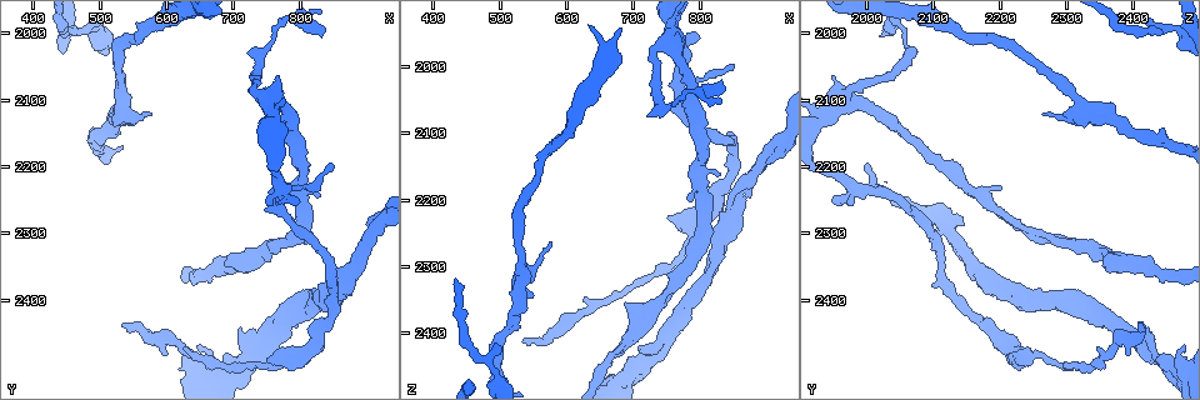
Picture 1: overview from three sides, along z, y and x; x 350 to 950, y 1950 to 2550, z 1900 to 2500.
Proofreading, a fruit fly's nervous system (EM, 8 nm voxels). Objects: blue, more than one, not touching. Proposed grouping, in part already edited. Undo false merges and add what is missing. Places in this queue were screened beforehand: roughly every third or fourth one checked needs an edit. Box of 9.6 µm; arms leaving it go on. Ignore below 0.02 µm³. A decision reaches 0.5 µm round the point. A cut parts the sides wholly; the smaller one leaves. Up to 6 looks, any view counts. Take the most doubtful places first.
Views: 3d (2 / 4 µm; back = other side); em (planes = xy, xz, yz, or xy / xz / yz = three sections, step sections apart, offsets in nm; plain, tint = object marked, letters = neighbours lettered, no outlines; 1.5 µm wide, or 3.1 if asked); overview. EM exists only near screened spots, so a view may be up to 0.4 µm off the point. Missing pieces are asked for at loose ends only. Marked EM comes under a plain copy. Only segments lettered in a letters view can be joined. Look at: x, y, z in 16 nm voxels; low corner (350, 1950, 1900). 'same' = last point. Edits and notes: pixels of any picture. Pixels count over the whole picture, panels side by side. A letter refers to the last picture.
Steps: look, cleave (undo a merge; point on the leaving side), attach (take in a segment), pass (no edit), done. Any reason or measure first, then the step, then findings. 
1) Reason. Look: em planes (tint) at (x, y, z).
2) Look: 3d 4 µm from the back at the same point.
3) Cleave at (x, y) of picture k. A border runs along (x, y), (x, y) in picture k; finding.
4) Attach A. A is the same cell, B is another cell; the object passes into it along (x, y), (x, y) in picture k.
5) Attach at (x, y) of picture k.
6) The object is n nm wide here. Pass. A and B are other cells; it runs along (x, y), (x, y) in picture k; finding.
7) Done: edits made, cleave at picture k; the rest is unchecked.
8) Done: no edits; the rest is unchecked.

Sudden change in width. Look: 3d 2 µm at (495, 1995, 2465).

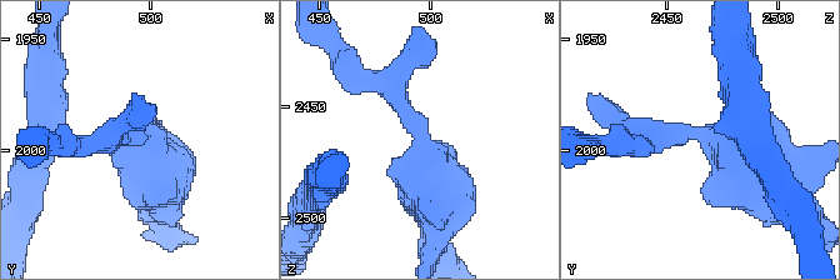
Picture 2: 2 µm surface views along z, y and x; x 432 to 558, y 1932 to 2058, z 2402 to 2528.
Shape alone is not enough. Look: em xz step 4 (letters) at (496, 1994, 2469).

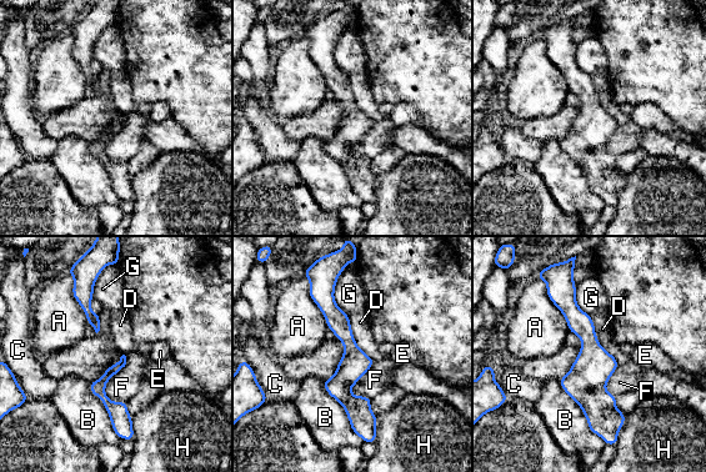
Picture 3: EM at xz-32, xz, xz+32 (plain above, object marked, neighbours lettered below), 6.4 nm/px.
The longest contact is with B, 500 nm. Pass. A, B, C, D, E, F, G and H are other cells; continuous, no second neuron.

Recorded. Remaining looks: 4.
Free end. Look: em xy step 4 (tint) at (830, 2005, 2020).

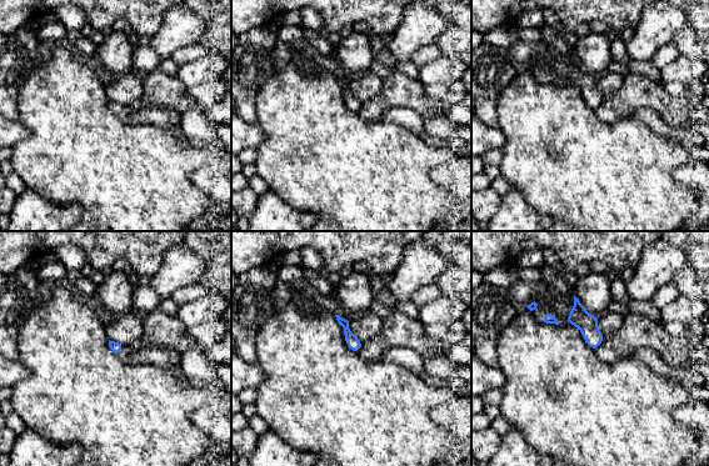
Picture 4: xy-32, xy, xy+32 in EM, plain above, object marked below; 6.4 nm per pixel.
Cut it another way. Look: em planes (letters) at the same point.

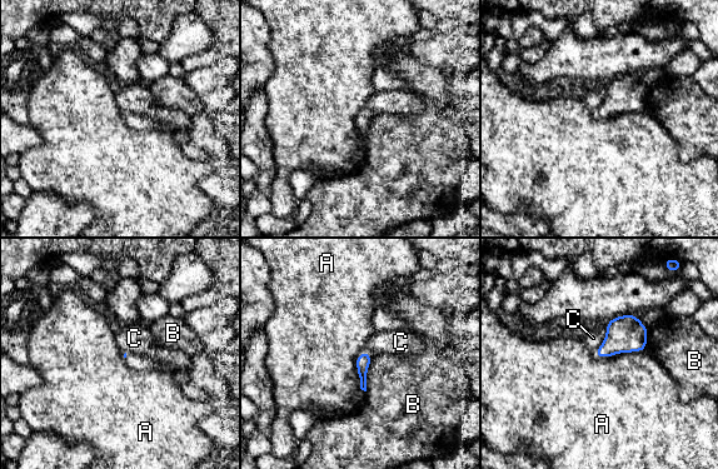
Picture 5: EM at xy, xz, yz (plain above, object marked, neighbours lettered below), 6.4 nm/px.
Pass. A, B and C are other cells; a border runs along (644, 349), (616, 353), (597, 359) in picture 5; none of them fits.

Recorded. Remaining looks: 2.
Three arms meet. Look: em planes (letters) at (750, 2100, 1965).

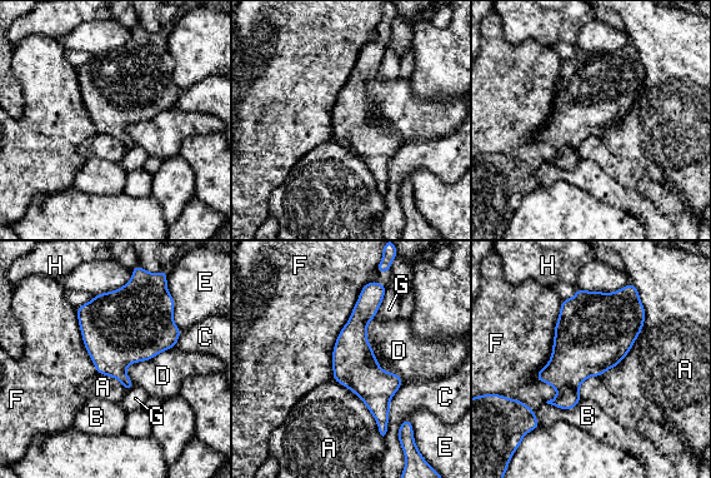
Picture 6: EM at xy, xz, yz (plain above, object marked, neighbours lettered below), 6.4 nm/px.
Pass. A, B, C, D, E, F, G and H are other cells; it runs along (361, 308), (382, 431) in picture 6; all the same neuron.

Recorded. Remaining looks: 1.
Done: no edits; the rest is unchecked.

